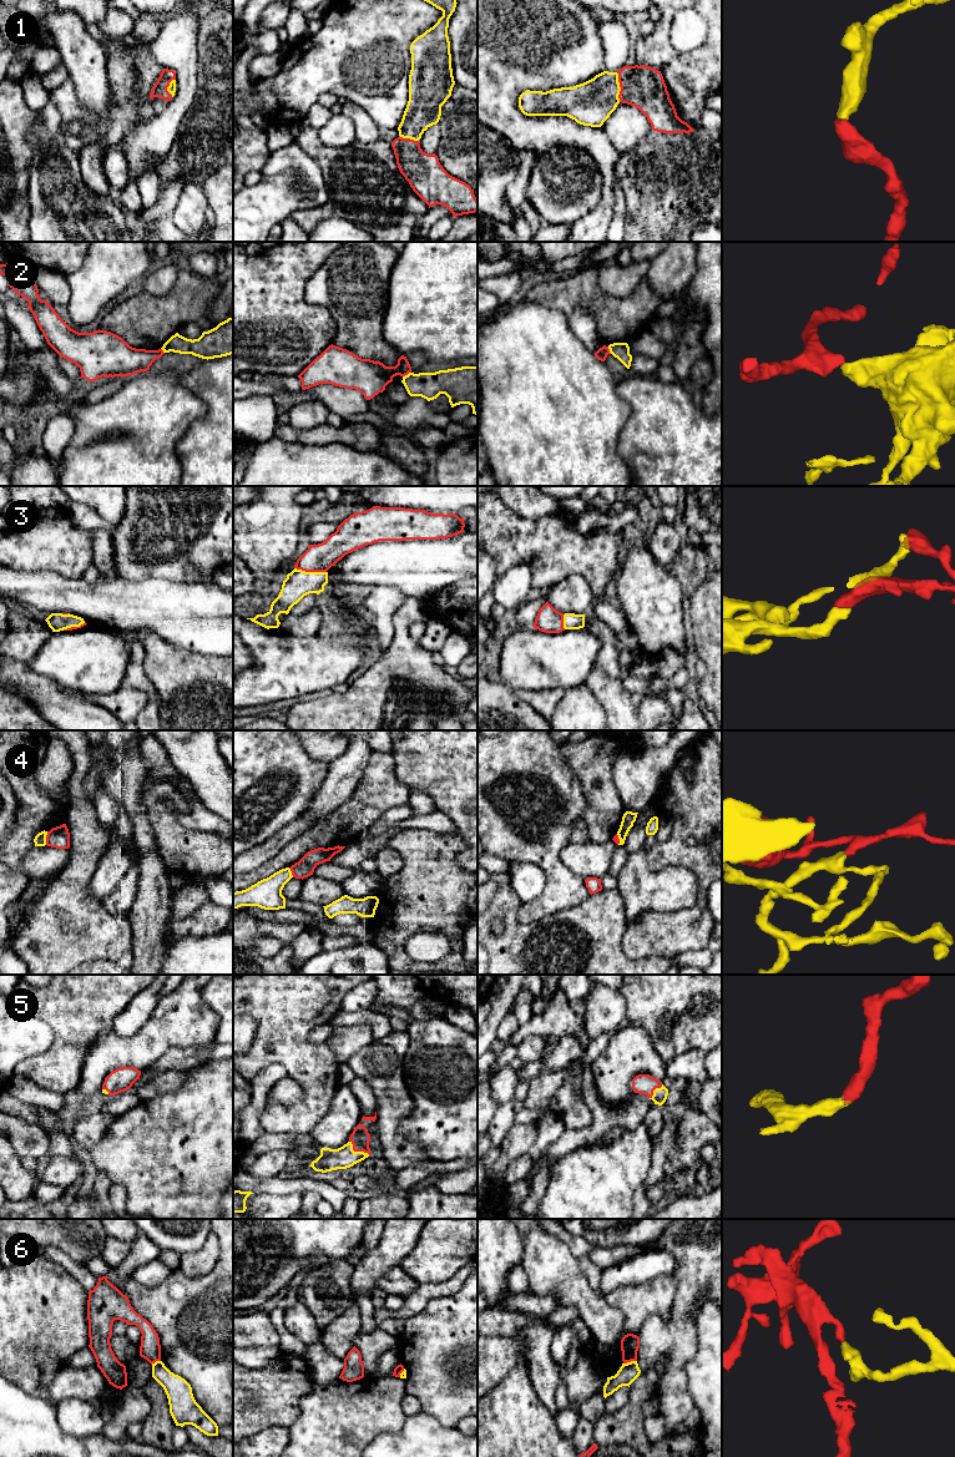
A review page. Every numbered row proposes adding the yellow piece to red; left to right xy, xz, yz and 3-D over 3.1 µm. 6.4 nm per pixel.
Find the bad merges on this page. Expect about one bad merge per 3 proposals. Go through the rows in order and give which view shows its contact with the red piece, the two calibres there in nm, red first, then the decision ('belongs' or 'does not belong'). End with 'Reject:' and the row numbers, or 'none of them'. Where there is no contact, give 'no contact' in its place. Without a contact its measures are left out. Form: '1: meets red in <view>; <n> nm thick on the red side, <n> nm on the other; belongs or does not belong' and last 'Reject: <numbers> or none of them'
1: meets red in yz; 280 nm thick on the red side, 280 nm on the other; belongs
2: meets red in xz; 220 nm thick on the red side, 180 nm on the other; does not belong
3: meets red in xz; 180 nm thick on the red side, 180 nm on the other; belongs
4: meets red in xy; 140 nm thick on the red side, 80 nm on the other; does not belong
5: meets red in xz; 120 nm thick on the red side, 140 nm on the other; belongs
6: meets red in yz; 120 nm thick on the red side, 120 nm on the other; does not belong
Reject: 2, 4, 6

